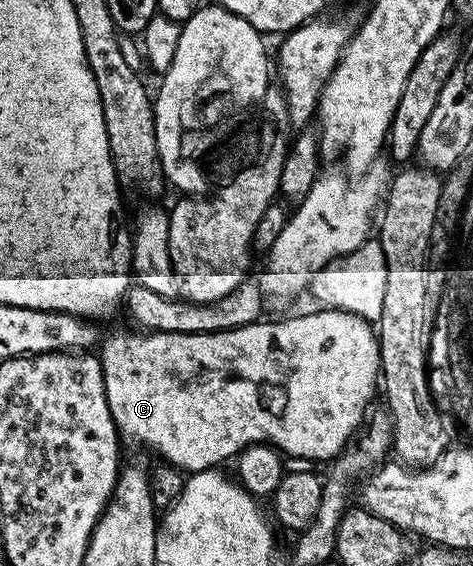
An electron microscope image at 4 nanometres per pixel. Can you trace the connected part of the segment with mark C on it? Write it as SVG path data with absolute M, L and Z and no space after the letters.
M342 309L317 310L319 313L302 313L299 317L290 317L287 321L266 321L259 319L252 325L241 325L238 329L225 329L219 333L151 333L149 331L133 331L134 333L114 333L103 340L100 345L100 360L104 387L110 414L118 436L123 442L131 441L134 445L143 445L154 453L159 453L161 460L187 474L203 472L221 466L221 461L237 458L243 449L250 445L273 446L278 453L287 457L300 456L317 463L333 462L334 458L354 440L363 428L371 408L370 400L380 389L380 347L375 326L355 313L345 313Z

